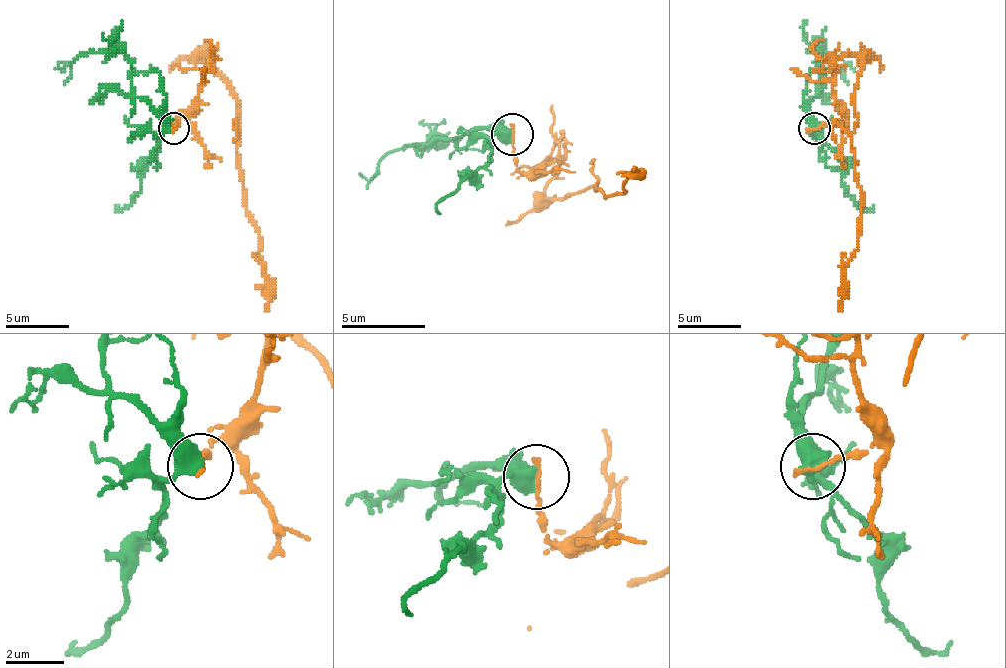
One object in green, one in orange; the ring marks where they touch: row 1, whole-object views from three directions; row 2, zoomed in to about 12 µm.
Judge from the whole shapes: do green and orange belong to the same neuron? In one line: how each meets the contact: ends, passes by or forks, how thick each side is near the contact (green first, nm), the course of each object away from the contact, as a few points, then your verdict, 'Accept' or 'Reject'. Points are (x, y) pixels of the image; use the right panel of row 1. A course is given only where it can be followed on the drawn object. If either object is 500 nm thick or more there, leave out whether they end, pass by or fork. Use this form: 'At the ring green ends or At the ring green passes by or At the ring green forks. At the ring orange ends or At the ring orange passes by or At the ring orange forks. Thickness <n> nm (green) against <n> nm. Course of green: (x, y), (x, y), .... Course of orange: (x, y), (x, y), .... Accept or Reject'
At the ring green passes by. At the ring orange ends. Thickness 460 nm (green) against 160 nm. Course of green: (813, 129), (810, 100), (816, 94), (822, 65), (819, 53), (826, 53), (838, 65), (848, 62), (841, 68). Course of orange: (813, 129), (841, 116), (832, 94), (832, 65), (857, 56), (854, 167), (861, 231), (845, 269), (838, 310). Reject

